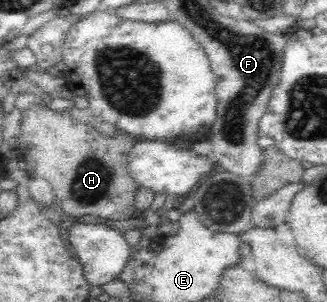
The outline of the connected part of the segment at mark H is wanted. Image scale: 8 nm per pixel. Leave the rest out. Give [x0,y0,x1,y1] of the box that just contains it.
[17,97,135,218]

